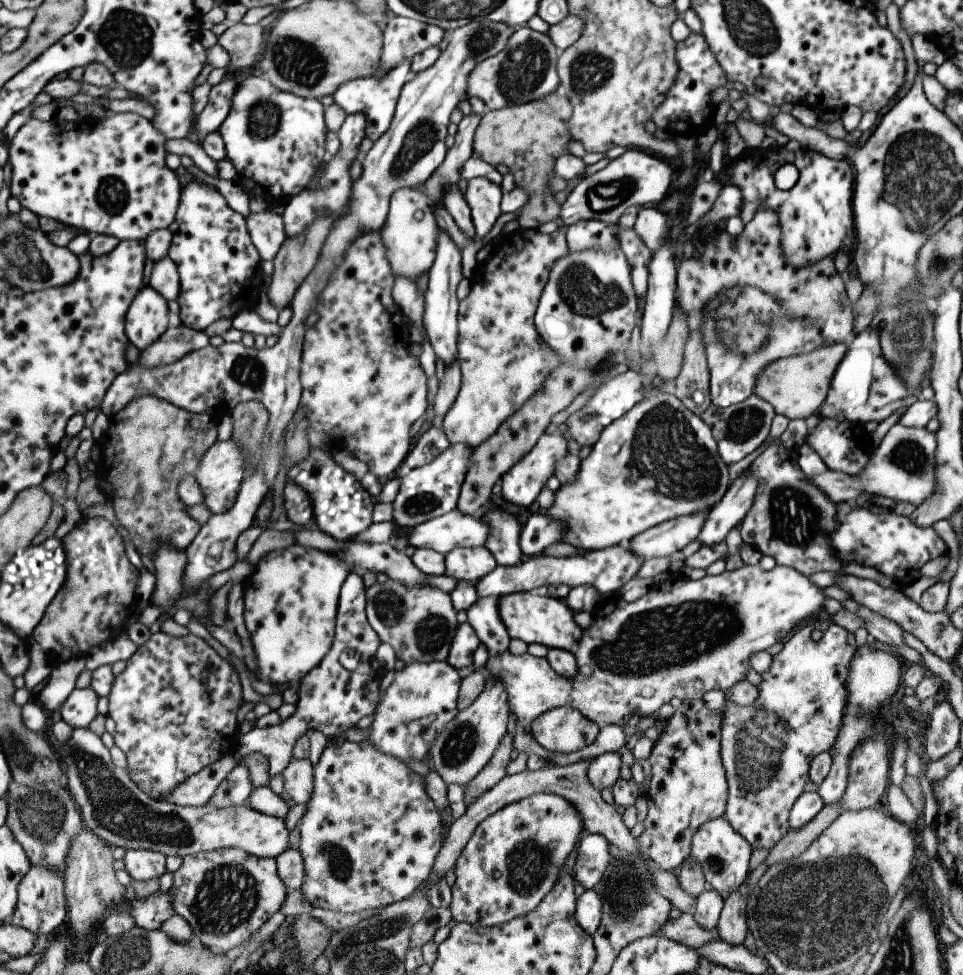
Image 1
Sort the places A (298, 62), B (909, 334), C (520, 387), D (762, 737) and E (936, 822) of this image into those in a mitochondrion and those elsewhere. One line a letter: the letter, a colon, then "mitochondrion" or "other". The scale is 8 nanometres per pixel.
A: mitochondrion
B: mitochondrion
C: other
D: mitochondrion
E: other

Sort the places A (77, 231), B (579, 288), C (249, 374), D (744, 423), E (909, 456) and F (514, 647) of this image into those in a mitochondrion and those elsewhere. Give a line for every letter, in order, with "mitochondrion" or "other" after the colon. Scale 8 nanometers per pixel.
A: other
B: mitochondrion
C: mitochondrion
D: mitochondrion
E: mitochondrion
F: other

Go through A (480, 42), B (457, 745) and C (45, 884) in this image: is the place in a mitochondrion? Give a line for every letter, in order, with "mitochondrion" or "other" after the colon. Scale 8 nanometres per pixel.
A: mitochondrion
B: mitochondrion
C: other

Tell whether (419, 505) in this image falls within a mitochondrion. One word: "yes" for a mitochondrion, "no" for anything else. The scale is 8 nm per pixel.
yes

